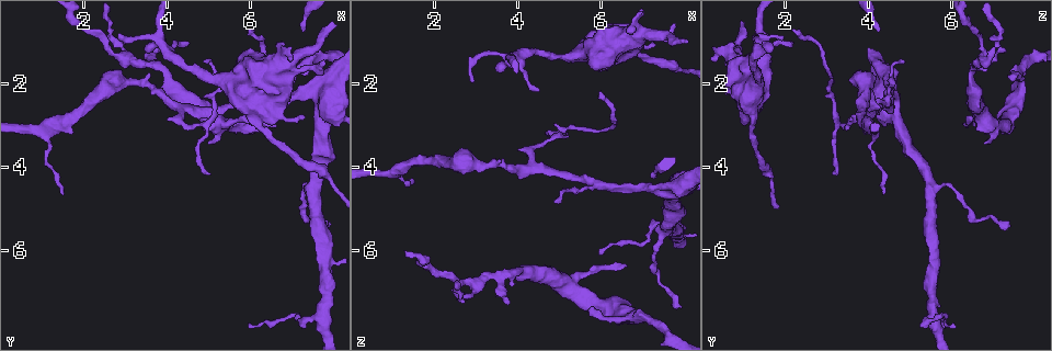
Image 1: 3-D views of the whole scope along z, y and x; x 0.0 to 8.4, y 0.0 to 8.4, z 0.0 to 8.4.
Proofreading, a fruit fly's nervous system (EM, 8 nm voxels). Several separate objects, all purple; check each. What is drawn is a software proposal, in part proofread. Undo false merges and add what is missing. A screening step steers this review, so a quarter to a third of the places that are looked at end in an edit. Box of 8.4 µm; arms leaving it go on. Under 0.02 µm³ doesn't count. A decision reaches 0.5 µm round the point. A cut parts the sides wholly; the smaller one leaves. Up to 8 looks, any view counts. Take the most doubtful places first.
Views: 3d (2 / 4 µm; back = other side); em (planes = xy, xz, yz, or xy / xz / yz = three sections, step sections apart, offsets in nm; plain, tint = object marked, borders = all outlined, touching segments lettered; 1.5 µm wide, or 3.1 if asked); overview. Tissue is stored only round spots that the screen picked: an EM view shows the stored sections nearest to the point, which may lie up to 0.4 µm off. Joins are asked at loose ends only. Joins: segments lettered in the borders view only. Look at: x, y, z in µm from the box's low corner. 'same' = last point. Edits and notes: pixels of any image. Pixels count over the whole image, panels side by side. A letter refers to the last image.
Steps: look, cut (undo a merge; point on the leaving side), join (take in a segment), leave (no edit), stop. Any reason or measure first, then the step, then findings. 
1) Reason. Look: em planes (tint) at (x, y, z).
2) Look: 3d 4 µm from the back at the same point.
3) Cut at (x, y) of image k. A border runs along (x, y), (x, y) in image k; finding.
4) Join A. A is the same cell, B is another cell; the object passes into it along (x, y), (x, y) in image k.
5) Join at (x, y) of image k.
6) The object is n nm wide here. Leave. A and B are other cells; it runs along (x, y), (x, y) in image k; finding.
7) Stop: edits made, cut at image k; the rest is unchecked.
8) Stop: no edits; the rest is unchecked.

A fork. Look: em planes (tint) at (3.00, 1.40, 6.80).

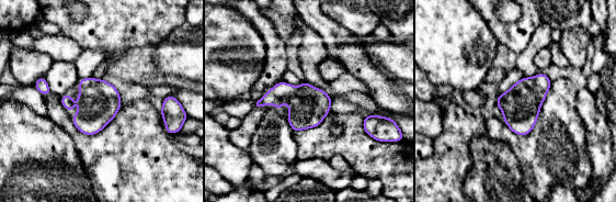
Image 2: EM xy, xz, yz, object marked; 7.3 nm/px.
See the neighbours. Look: em planes (borders) at the same point.

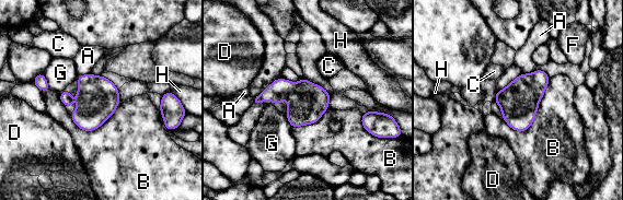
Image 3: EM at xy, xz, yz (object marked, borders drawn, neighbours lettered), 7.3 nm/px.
The object is 280 nm wide here. Leave. A, B, C, D, F, G and H are other cells; a border runs along (550, 78), (533, 121), (511, 129) in image 3; one neuron here.

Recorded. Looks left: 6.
Free end. Look: 3d 4 µm at (7.75, 1.55, 0.55).

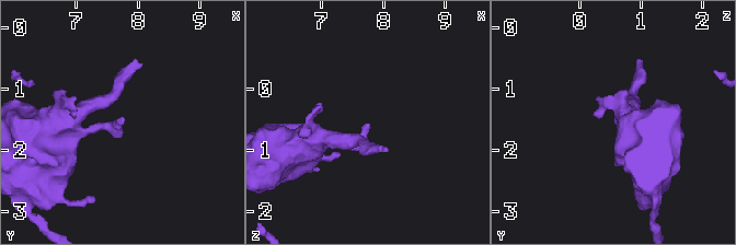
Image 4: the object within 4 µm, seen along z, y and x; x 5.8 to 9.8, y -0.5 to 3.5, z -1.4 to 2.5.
Need the tissue. Look: em yz step 4 (tint) at (7.75, 1.50, 0.60).

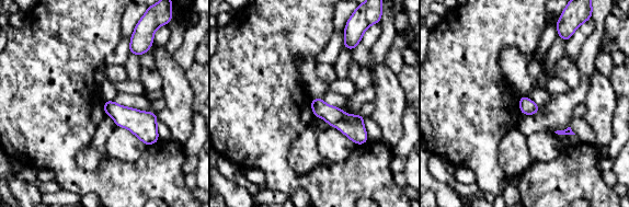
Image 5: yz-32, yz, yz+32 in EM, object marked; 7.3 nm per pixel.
Look: em planes (borders) at the same point.

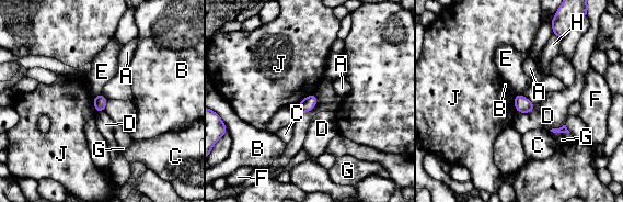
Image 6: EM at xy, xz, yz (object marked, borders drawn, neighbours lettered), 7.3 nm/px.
The object is 100 nm wide here. Leave. A, B, C, D, E, F, G, H and J are other cells; a border runs along (314, 92), (303, 98), (297, 104) in image 6; none of them fits.

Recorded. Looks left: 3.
Thin end. Look: em planes (borders) at (7.90, 5.40, 7.40).

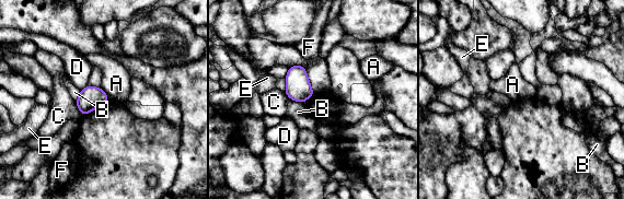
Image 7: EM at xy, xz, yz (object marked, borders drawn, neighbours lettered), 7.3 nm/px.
The longest contact is with C, 130 nm. Leave. A, B, C, D, E and F are other cells; a border runs along (100, 88), (110, 97) in image 7; no lettered segment goes on from it.

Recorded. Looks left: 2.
Stop: no edits; the rest is unchecked.

